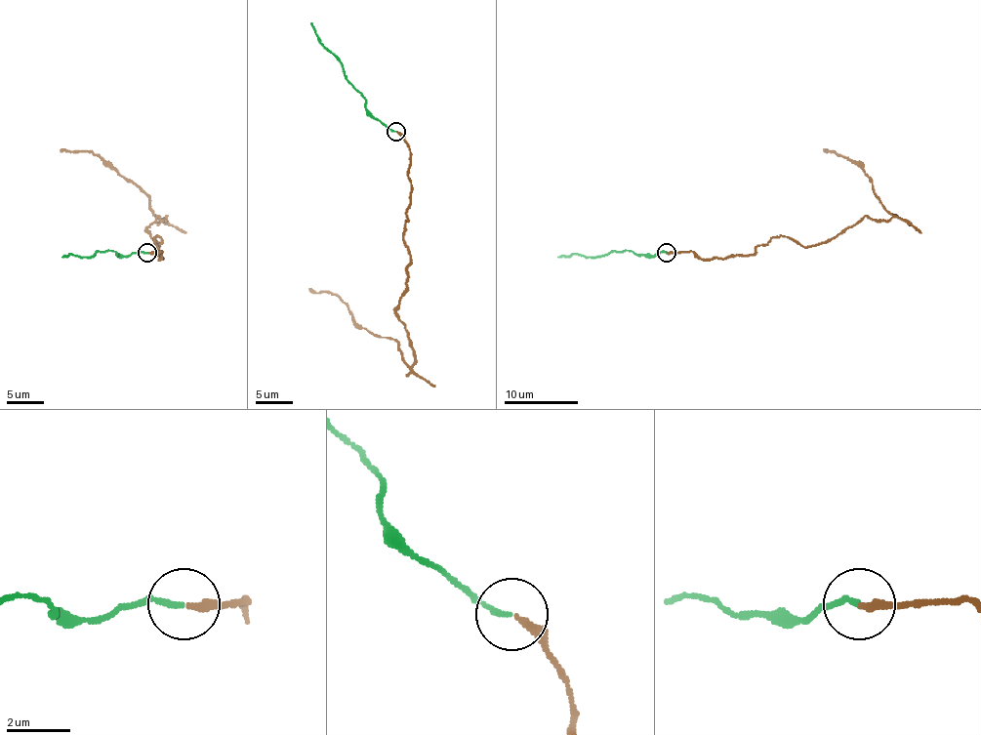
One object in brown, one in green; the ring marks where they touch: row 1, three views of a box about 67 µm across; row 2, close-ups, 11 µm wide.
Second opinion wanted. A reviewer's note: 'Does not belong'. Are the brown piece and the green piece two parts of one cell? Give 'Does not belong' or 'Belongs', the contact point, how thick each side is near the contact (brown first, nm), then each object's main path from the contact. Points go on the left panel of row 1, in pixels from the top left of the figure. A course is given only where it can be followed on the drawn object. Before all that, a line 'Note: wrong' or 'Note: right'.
Note: right
Does not belong. Place: (147, 252). Thickness 240 nm (brown) against 160 nm. Course of brown: (147, 252), (162, 259), (160, 239), (158, 246), (147, 227), (166, 217), (108, 163), (61, 148). Course of green: (147, 252), (122, 256), (110, 250), (98, 252), (90, 257), (71, 254), (62, 257)

